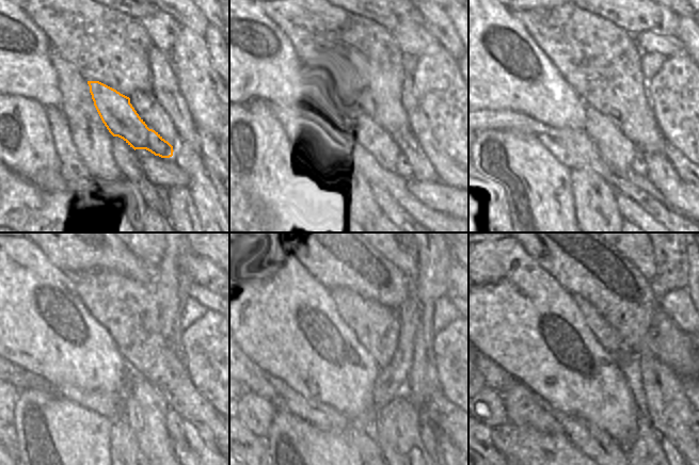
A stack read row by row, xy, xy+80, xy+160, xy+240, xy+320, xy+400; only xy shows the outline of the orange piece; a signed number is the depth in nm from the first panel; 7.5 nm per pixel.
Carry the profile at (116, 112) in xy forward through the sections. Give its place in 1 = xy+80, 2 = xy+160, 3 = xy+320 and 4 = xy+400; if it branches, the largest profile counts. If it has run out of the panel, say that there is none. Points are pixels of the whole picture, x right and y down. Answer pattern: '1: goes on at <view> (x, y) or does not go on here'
1: goes on at xy+80 (361, 123)
2: goes on at xy+160 (617, 151)
3: goes on at xy+320 (394, 427)
4: goes on at xy+400 (645, 449)

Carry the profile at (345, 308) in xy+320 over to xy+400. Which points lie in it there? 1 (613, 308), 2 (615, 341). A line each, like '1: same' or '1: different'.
1: different
2: same

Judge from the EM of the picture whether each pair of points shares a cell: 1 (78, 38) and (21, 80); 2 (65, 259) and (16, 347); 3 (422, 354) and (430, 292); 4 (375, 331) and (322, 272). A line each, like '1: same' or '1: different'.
1: different
2: different
3: different
4: different

